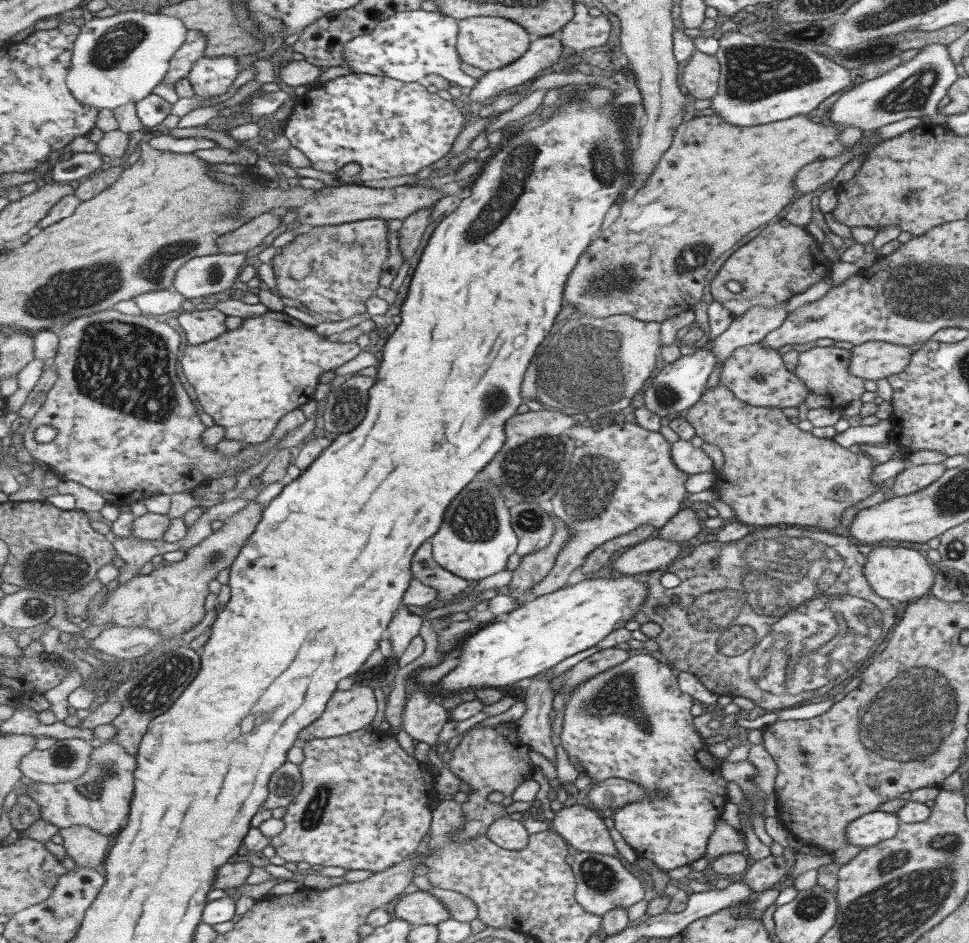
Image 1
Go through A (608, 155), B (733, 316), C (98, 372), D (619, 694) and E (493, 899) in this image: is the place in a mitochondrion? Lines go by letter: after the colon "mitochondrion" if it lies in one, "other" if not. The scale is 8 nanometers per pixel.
A: mitochondrion
B: other
C: mitochondrion
D: mitochondrion
E: other

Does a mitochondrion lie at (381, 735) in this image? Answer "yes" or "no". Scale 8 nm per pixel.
no

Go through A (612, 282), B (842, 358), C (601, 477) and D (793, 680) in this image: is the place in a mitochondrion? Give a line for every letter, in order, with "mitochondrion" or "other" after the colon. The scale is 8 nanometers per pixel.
A: mitochondrion
B: other
C: mitochondrion
D: mitochondrion

